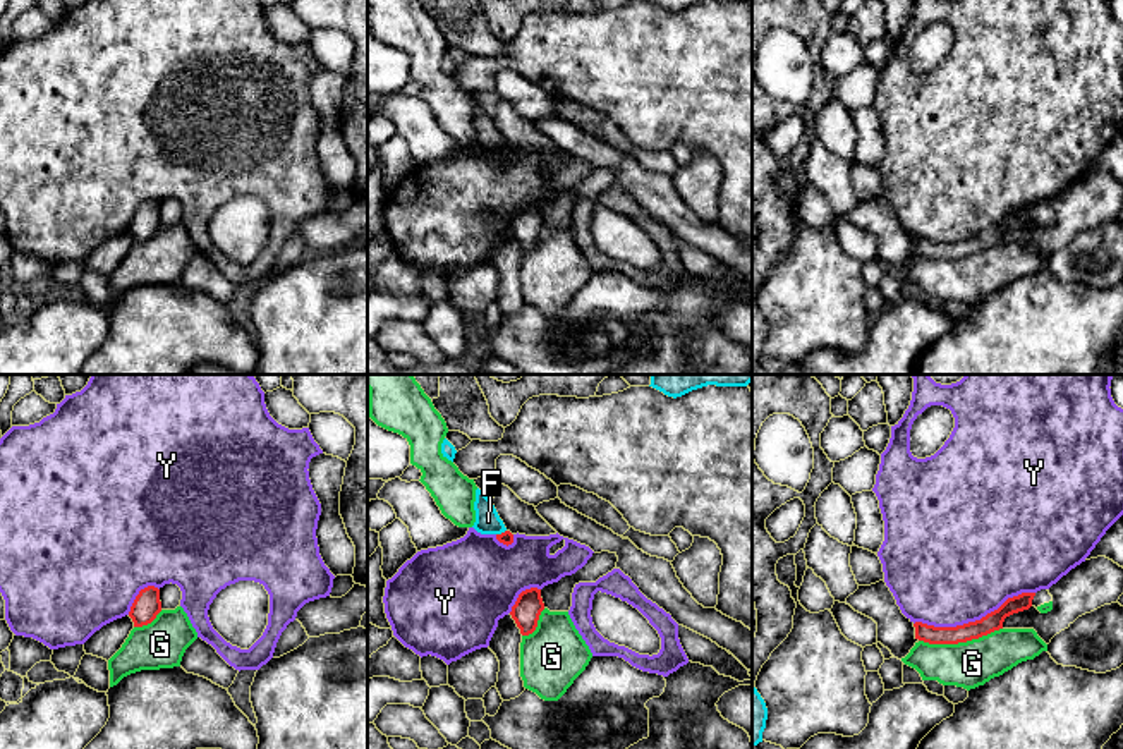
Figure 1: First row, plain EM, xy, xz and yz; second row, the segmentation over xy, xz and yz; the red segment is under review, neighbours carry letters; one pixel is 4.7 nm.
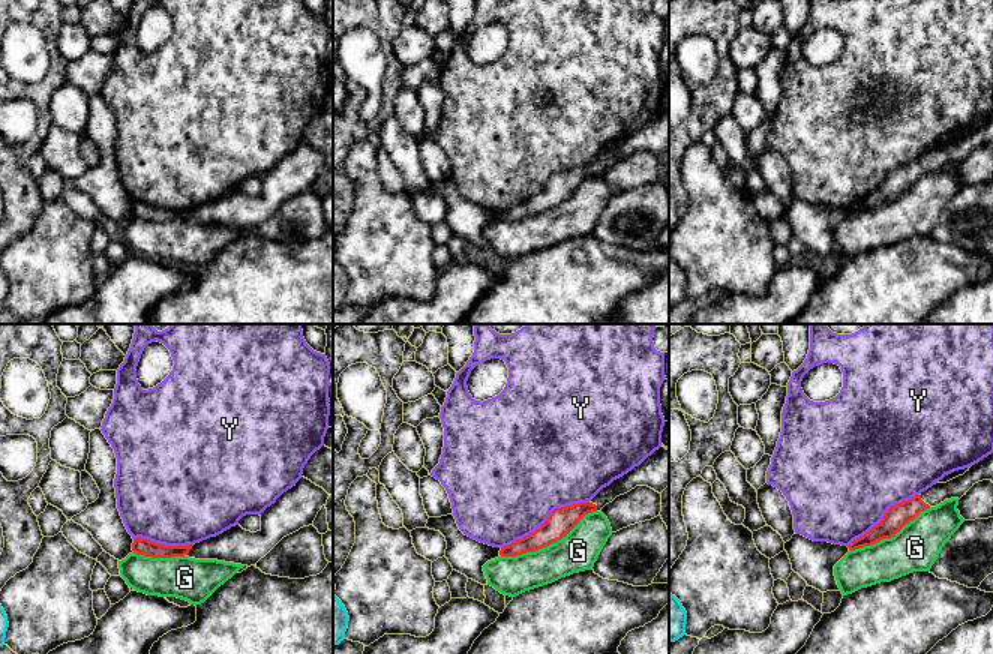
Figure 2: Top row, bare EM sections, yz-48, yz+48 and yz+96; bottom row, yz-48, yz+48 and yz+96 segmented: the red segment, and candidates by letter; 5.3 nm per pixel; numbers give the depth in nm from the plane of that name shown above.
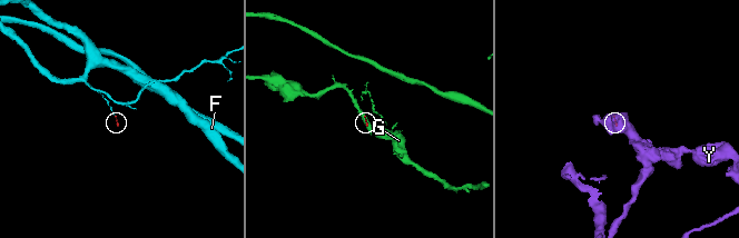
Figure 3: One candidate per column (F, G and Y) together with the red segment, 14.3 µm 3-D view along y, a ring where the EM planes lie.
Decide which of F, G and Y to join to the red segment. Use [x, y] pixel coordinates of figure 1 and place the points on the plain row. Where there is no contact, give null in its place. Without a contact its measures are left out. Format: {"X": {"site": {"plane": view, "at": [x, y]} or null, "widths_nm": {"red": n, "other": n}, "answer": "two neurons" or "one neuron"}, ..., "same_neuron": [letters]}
{"F": {"site": {"plane": "xz", "at": [502, 148]}, "widths_nm": {"red": 60, "other": 120}, "answer": "two neurons"}, "G": {"site": {"plane": "yz", "at": [960, 256]}, "widths_nm": {"red": 90, "other": 220}, "answer": "two neurons"}, "Y": {"site": {"plane": "yz", "at": [976, 236]}, "widths_nm": {"red": 90, "other": 500}, "answer": "two neurons"}, "same_neuron": []}

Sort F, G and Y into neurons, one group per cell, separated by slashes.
F / G / Y

